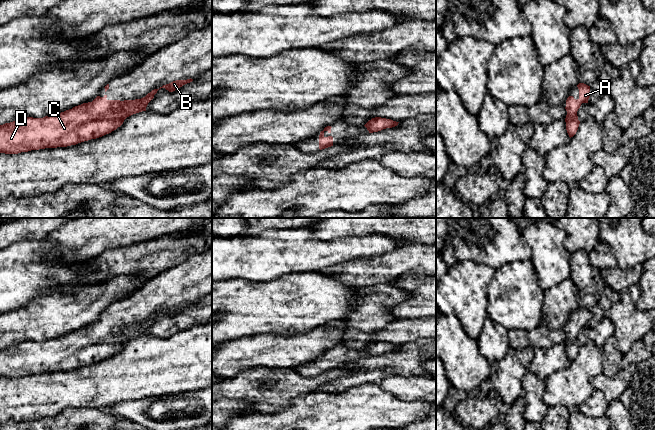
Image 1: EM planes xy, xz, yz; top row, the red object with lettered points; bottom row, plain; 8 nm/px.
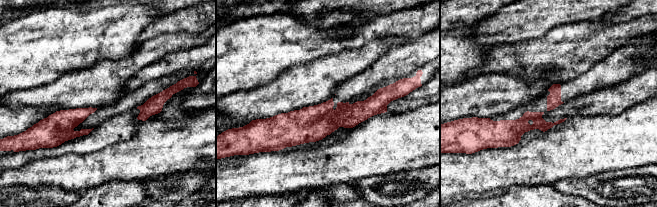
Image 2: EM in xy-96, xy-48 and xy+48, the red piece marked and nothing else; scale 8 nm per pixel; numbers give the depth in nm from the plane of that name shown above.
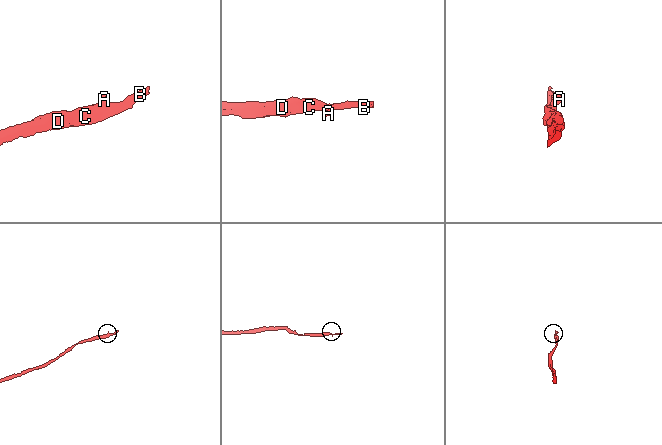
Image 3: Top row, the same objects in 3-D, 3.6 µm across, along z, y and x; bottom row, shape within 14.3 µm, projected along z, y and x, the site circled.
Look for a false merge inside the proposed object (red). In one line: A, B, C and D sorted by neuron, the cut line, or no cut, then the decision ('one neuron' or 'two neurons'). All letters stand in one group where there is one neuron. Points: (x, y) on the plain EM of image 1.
A B C D; no cut; one neuron

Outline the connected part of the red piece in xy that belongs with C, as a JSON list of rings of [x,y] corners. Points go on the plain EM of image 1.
[[[158,314],[135,324],[107,324],[107,319],[97,320],[92,326],[58,338],[5,347],[0,349],[0,377],[67,371],[102,361],[120,351],[127,341],[146,335]]]

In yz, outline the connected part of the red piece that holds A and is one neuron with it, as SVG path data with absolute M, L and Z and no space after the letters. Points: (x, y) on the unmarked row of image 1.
M579 307L577 311L579 313L579 322L576 324L573 320L569 320L566 324L565 331L567 335L565 342L566 354L570 362L576 358L580 348L577 335L582 327L588 327L588 323L591 319L590 310L584 307Z

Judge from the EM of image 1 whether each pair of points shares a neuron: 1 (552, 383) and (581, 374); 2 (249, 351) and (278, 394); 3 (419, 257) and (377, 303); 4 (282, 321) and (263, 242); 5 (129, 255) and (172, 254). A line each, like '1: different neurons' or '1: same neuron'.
1: same neuron
2: different neurons
3: different neurons
4: different neurons
5: same neuron

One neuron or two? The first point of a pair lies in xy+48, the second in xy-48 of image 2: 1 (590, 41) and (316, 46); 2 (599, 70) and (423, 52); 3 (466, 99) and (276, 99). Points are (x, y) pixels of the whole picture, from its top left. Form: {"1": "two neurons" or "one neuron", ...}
{"1": "two neurons", "2": "one neuron", "3": "one neuron"}

